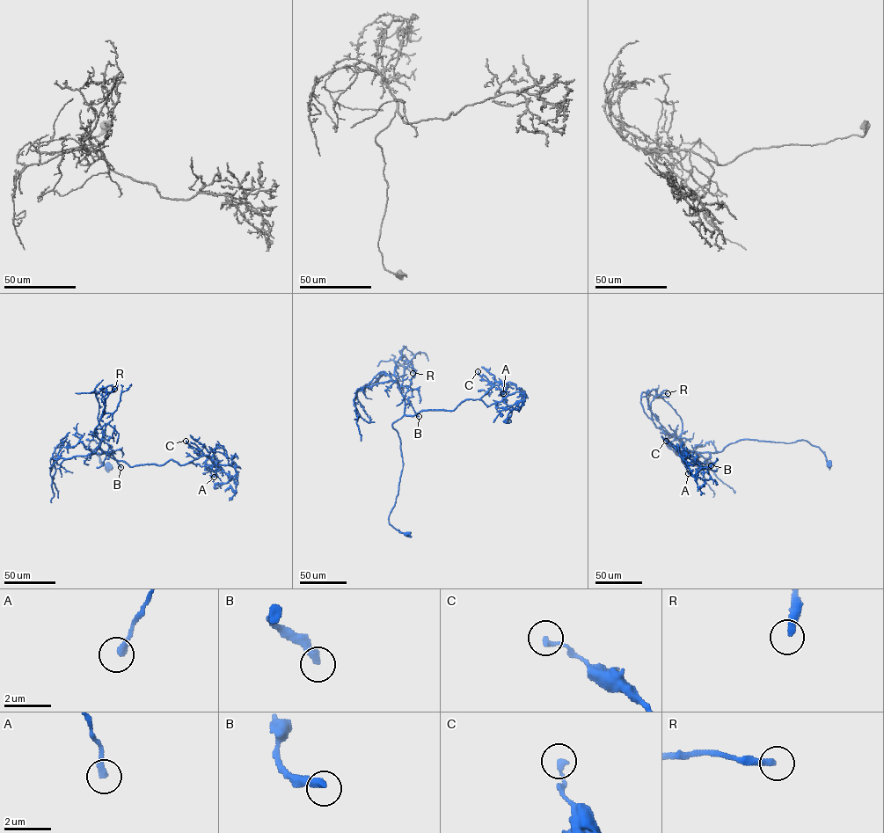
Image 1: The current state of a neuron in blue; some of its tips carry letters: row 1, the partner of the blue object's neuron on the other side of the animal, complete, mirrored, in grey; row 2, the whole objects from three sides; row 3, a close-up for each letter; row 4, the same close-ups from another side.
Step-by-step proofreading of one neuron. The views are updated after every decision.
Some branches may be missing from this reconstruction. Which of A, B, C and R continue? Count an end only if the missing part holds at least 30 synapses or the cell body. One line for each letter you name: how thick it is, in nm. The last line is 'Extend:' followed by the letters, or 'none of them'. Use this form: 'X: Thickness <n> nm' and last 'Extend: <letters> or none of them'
R: Thickness 280 nm
Extend: R

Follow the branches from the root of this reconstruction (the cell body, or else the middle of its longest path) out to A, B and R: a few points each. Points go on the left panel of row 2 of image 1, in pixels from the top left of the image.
A: (109, 467), (88, 447), (91, 440), (104, 440), (93, 453), (131, 466), (184, 465), (208, 455), (214, 477)
B: (109, 467), (88, 447), (91, 440), (97, 443), (104, 440), (92, 452), (108, 451), (120, 467)
R: (109, 467), (88, 444), (103, 439), (92, 452), (105, 453), (94, 429), (105, 398), (114, 389)

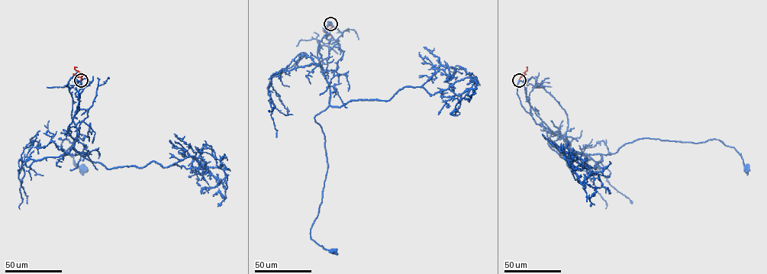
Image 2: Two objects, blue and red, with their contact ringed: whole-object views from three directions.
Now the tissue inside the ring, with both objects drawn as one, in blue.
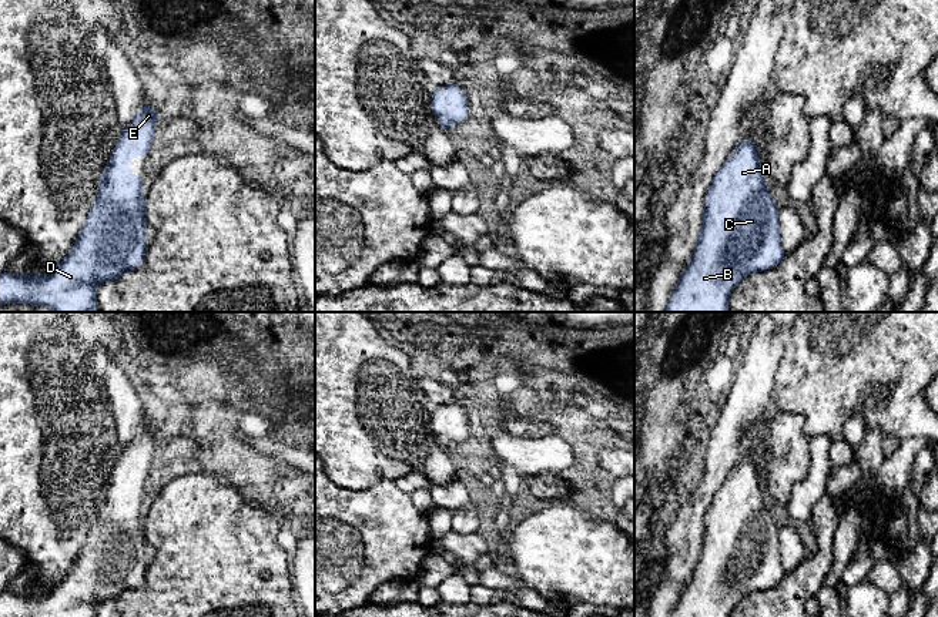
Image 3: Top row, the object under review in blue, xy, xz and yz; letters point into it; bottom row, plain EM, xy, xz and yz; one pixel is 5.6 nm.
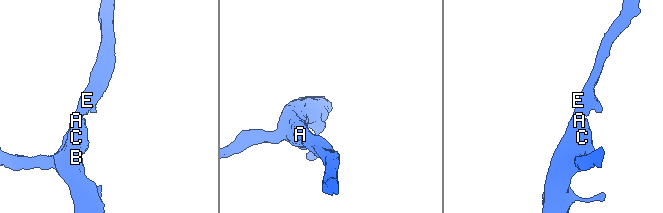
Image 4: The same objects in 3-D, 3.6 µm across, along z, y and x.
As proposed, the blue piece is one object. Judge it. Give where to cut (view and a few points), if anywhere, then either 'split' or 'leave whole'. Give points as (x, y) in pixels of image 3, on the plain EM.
no cut | leave whole

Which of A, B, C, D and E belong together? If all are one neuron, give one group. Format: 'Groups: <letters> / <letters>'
Groups: A B C D E

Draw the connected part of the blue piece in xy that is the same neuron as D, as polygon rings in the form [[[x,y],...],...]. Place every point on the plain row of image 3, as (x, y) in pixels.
[[[143,423],[137,436],[120,453],[115,467],[98,499],[98,513],[91,526],[81,553],[68,574],[47,594],[0,593],[0,617],[96,617],[100,601],[121,597],[127,590],[144,583],[147,563],[144,549],[145,516],[143,514],[143,494],[133,496],[128,489],[130,476],[148,476],[155,450],[158,430]]]

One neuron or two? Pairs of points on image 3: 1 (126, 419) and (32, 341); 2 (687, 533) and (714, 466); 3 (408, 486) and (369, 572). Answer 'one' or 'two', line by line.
1: two
2: one
3: two

